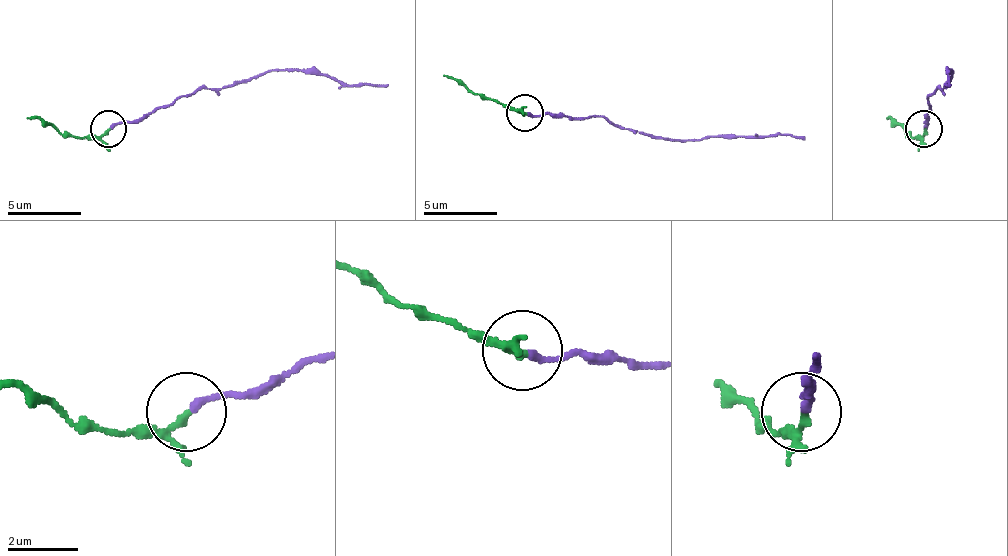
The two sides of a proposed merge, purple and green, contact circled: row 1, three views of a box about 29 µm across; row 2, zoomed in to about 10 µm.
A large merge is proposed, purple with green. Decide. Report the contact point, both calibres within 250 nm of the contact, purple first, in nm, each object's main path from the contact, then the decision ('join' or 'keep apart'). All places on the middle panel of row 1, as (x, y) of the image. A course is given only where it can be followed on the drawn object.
at (525, 112); 200 nm thick on the purple side, 130 nm on the other; purple runs (525, 113), (599, 117), (662, 139), (743, 135), (805, 139); green runs (525, 113), (481, 98), (444, 76); keep apart

